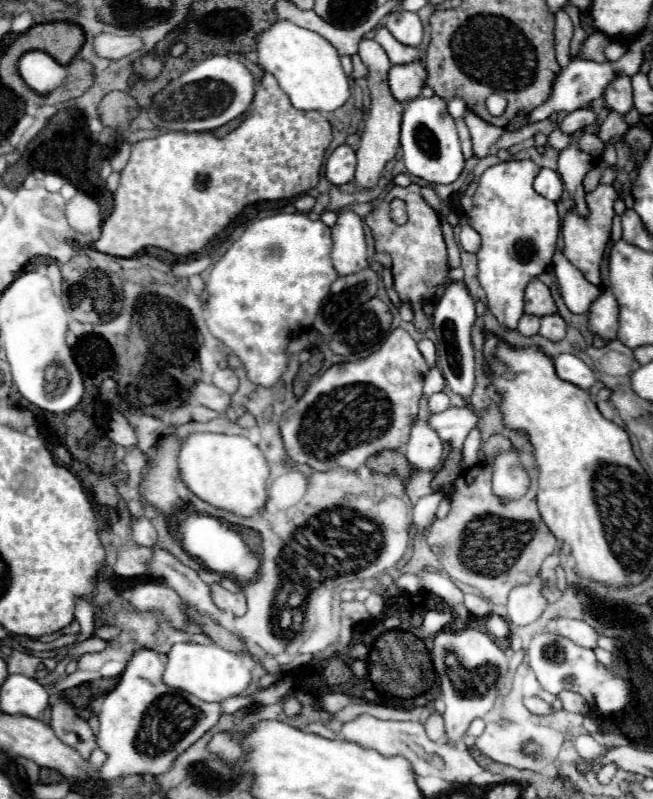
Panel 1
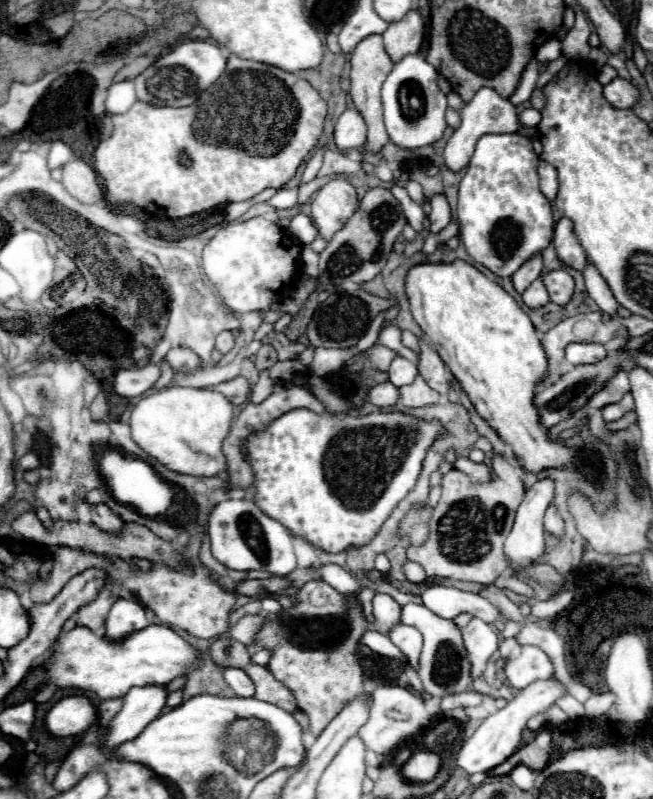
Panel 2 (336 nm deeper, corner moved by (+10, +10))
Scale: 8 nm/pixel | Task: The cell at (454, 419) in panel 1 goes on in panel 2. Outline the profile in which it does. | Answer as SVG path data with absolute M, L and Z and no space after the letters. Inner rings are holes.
M390 381L376 385L370 393L368 393L368 401L374 403L376 407L394 407L398 403L398 387L394 387Z

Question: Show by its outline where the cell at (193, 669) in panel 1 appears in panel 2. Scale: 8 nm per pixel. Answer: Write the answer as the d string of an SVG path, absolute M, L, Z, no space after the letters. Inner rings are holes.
M148 625L124 641L110 641L94 635L86 627L74 627L56 639L56 649L46 663L46 673L60 689L82 689L98 695L98 699L114 699L124 697L132 687L168 685L176 677L188 677L198 665L200 649L166 625Z

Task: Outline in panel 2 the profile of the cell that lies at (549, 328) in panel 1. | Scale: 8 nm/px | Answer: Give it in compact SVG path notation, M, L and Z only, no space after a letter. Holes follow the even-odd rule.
M534 281L524 293L522 293L522 299L524 303L530 307L530 309L540 309L544 307L550 299L548 299L548 293L546 293L546 287L542 285L542 281Z

